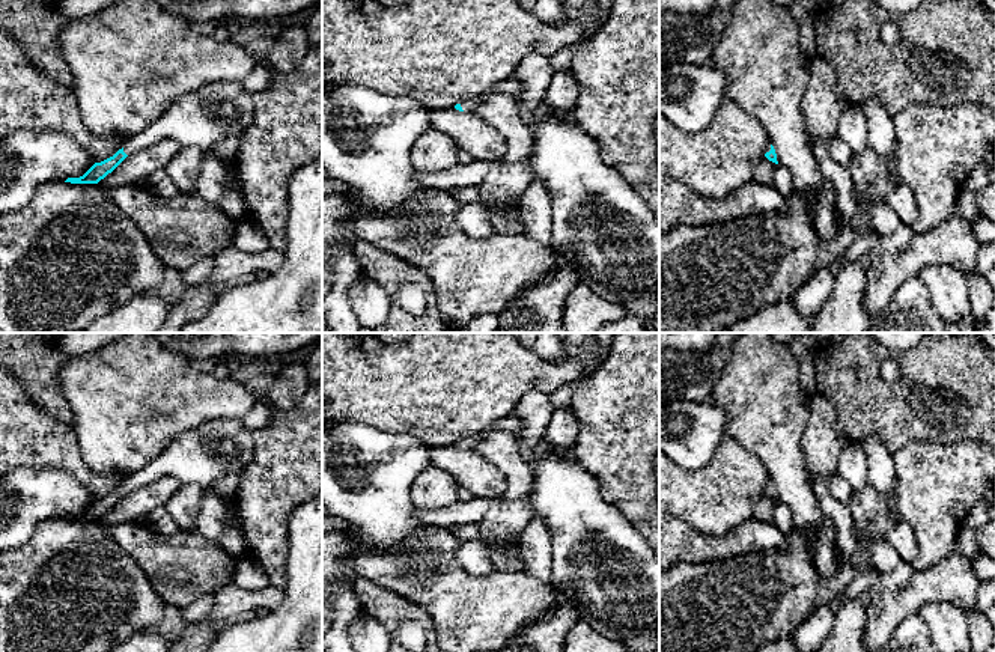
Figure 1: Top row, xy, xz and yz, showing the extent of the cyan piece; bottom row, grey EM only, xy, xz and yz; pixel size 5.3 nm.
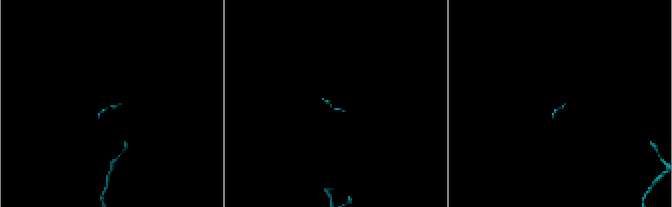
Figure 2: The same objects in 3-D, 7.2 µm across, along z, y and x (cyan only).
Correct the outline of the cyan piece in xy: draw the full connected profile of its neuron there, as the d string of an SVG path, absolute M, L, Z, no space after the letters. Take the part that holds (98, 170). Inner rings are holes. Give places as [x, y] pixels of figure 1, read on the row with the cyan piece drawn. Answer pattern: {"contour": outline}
{"contour": "M214 81L173 101L155 122L131 137L113 157L65 182L98 184L126 157L163 140L176 142L181 148L212 149L232 136L242 136L253 119L253 98L242 83Z"}

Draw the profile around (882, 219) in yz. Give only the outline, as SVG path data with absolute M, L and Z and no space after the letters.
M873 190L866 191L866 200L872 206L870 224L881 235L893 235L902 224L900 218L891 211L888 205L875 200Z

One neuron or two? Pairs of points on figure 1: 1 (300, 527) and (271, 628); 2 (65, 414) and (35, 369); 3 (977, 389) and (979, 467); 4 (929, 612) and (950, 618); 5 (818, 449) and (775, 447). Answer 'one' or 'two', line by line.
1: one
2: one
3: two
4: one
5: two

